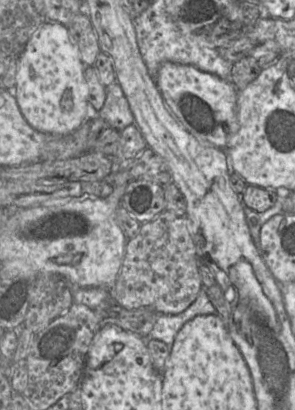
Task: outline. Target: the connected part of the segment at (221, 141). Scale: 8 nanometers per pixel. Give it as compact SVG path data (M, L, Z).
M165 62L158 69L155 83L166 105L189 133L200 141L206 141L217 148L222 148L226 153L228 143L239 129L236 112L238 89L232 81L223 80L214 74L203 72L191 65Z

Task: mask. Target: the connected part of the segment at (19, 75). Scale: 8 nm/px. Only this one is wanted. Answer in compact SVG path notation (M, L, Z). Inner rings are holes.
M44 22L17 59L16 84L12 93L26 121L37 131L51 136L69 135L77 130L87 115L86 66L67 27L58 22ZM66 99L72 100L71 110L62 106Z

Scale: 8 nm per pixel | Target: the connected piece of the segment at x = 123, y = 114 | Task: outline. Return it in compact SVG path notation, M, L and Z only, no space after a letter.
M116 81L106 87L106 98L99 116L118 131L135 123L129 102Z

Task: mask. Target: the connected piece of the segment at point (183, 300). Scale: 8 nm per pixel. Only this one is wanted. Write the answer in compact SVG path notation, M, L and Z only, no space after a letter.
M165 210L153 220L146 223L141 223L139 233L134 238L127 241L126 251L122 262L122 266L118 274L118 277L116 279L115 285L113 287L112 301L127 309L149 309L158 314L166 314L166 315L180 314L183 311L185 311L196 300L198 294L203 288L201 276L199 273L198 260L199 259L197 255L197 248L192 239L190 233L190 227L186 216L178 217L174 213Z

